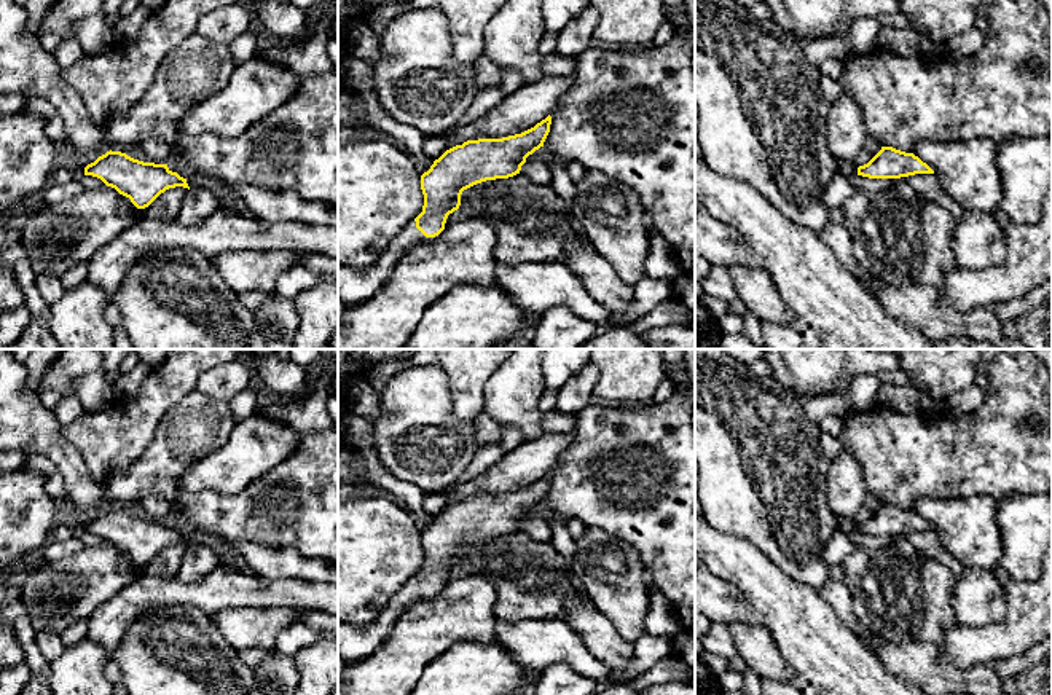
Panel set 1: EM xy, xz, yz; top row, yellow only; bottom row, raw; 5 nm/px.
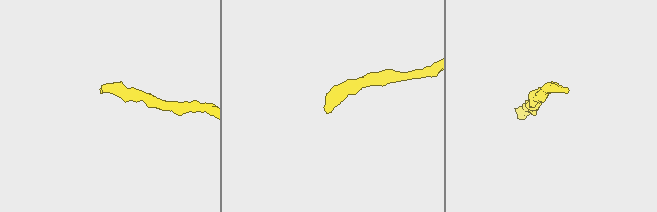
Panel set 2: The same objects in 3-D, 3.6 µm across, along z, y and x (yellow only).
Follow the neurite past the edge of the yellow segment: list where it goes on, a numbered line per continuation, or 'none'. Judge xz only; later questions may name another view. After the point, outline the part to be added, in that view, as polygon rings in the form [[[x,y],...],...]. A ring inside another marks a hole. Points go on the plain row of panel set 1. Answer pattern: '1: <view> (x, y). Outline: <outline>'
1: xz (354, 644). Outline: [[[413,577],[391,598],[381,615],[365,628],[338,625],[338,657],[343,663],[354,663],[370,657],[392,631],[397,617],[432,595],[426,595]]]

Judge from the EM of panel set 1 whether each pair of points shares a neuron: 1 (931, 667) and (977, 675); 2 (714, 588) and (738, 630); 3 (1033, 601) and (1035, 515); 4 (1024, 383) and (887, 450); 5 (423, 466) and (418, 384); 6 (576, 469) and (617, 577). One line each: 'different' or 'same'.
1: same
2: different
3: different
4: same
5: same
6: different

